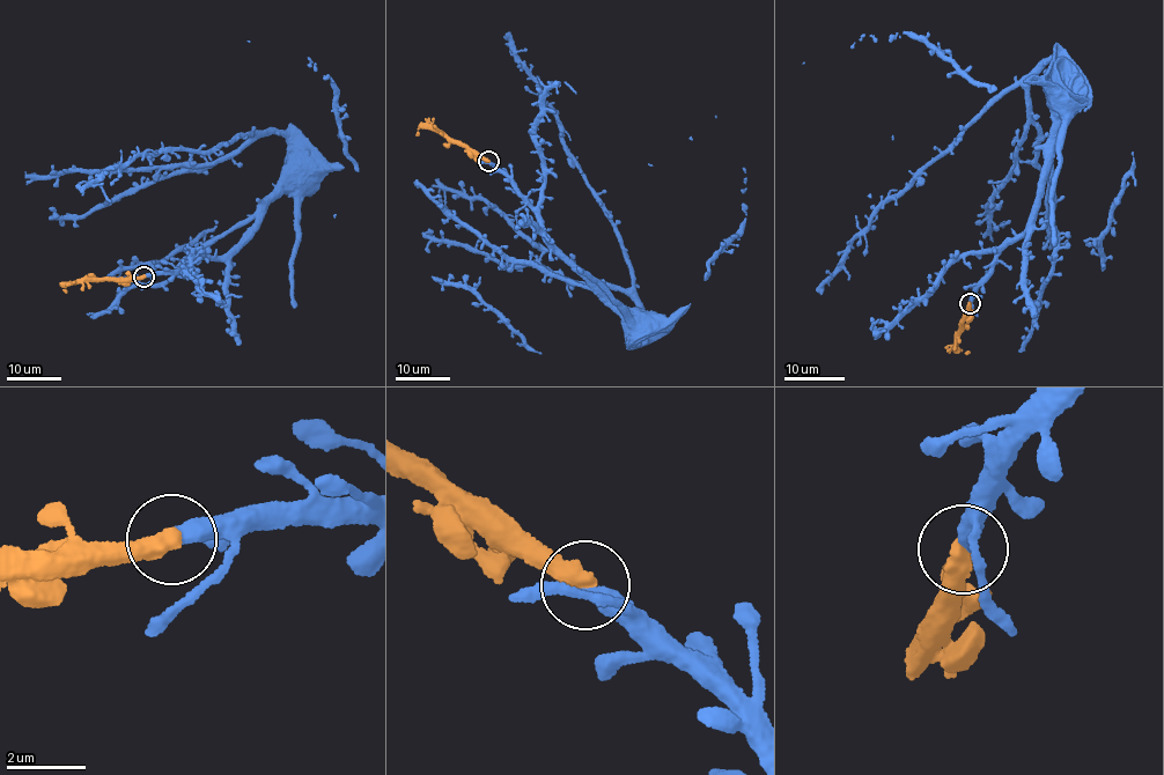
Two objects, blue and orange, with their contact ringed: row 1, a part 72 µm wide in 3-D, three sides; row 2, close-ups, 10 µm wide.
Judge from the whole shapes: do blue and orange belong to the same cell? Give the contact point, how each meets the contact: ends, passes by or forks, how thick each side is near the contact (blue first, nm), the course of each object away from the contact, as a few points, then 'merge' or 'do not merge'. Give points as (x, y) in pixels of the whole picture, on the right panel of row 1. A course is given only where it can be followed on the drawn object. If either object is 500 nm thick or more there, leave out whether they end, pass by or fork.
at (970, 303); 440 nm thick on the blue side, 500 nm on the other; blue runs (971, 302), (1002, 249), (1023, 237), (1053, 123), (1056, 60), (987, 102), (948, 152), (881, 200), (820, 294); orange runs (969, 303), (957, 346), (959, 351), (970, 351); merge

